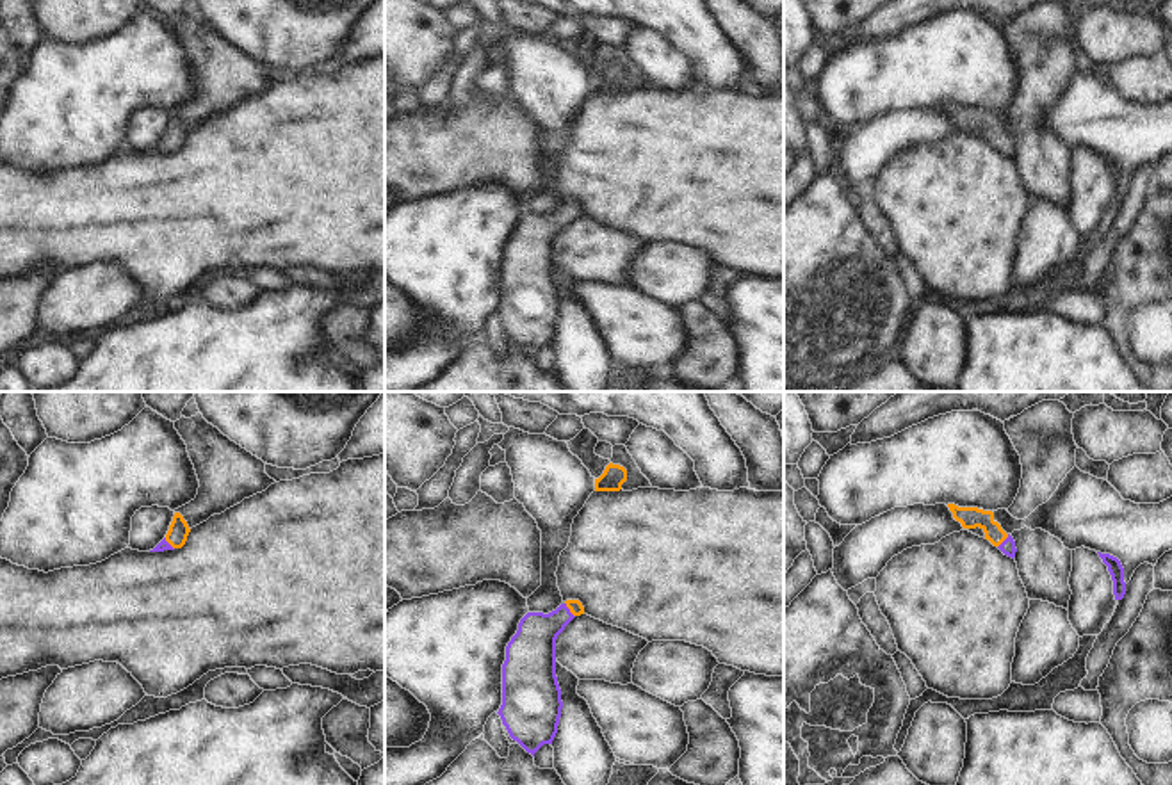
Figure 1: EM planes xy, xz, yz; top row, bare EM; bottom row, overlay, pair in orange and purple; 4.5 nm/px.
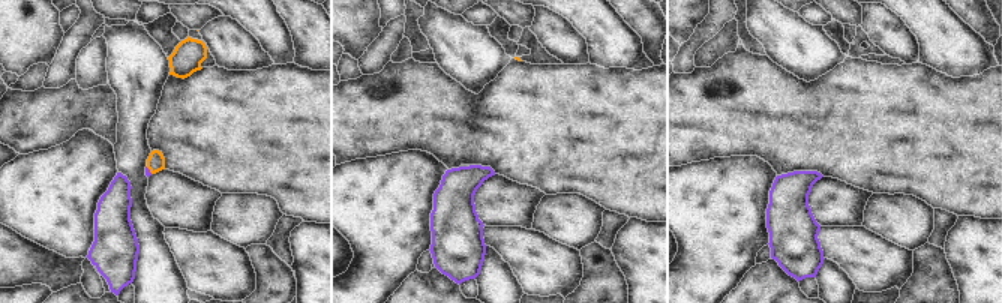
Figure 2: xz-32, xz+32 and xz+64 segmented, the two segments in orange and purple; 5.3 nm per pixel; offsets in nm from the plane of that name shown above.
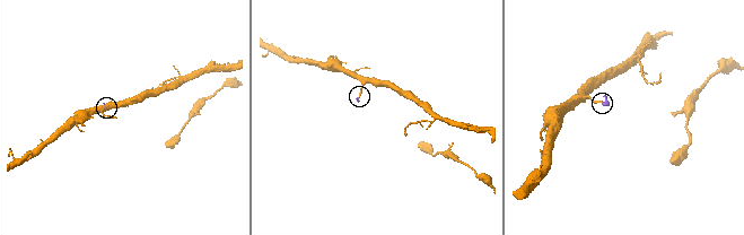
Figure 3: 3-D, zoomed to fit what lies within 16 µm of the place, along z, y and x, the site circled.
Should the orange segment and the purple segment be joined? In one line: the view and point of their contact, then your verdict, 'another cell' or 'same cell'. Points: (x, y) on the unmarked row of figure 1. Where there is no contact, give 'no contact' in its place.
xz (569, 209) | same cell

